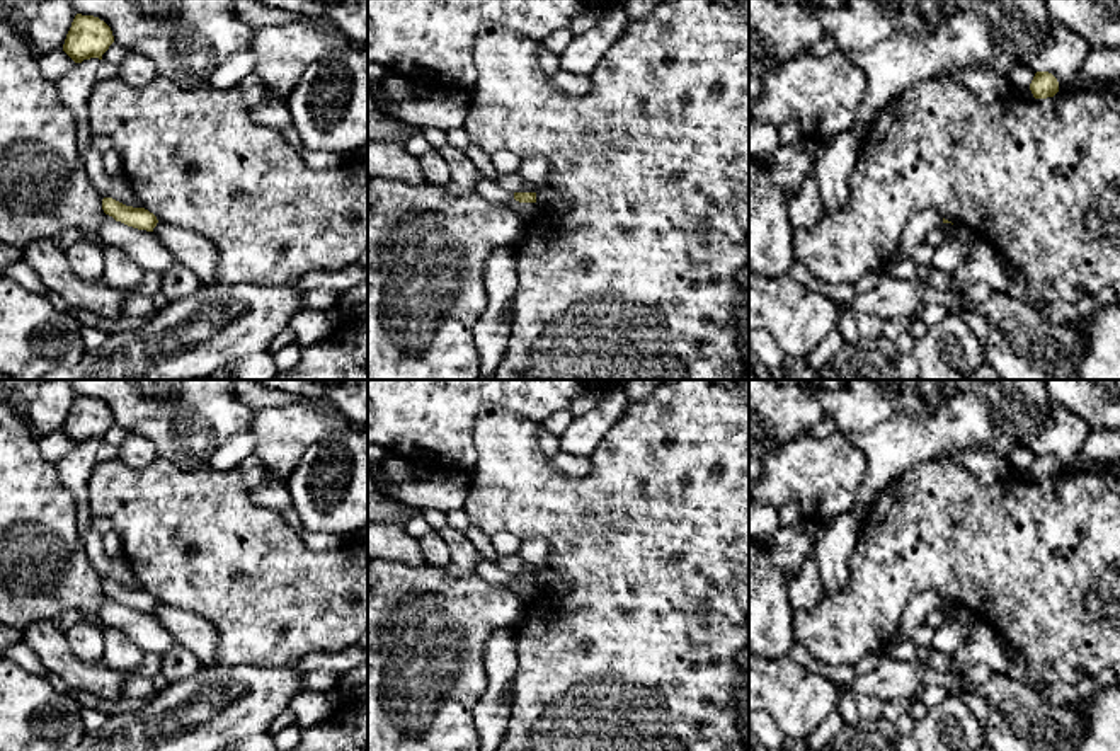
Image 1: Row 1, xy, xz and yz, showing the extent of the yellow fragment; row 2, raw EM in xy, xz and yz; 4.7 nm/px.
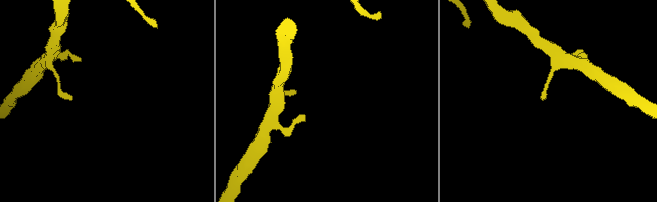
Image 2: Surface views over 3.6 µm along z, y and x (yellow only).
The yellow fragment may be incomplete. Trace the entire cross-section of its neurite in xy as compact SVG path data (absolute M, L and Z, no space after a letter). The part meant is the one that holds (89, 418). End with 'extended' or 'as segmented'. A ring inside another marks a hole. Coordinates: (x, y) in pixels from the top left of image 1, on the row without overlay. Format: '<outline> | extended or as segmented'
M77 395L66 416L63 433L75 443L99 439L114 424L111 409L94 397Z | as segmented

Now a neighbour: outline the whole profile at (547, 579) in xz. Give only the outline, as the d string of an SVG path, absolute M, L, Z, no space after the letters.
M545 567L536 574L536 584L543 591L563 588L562 577L555 574L550 567Z

